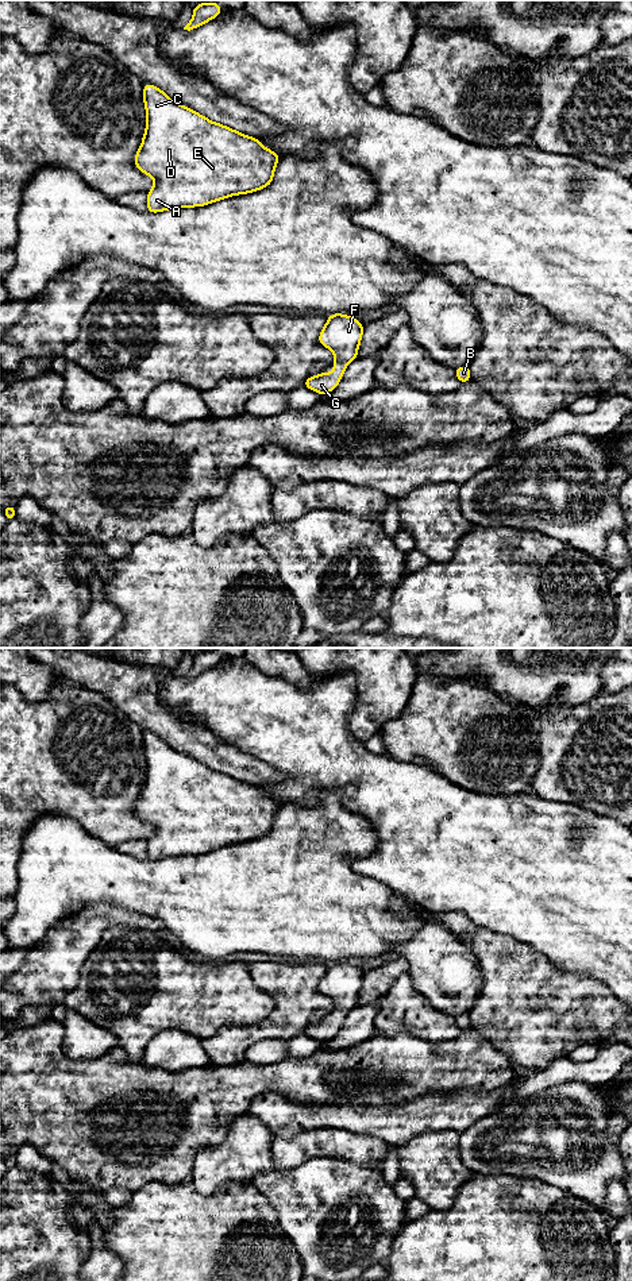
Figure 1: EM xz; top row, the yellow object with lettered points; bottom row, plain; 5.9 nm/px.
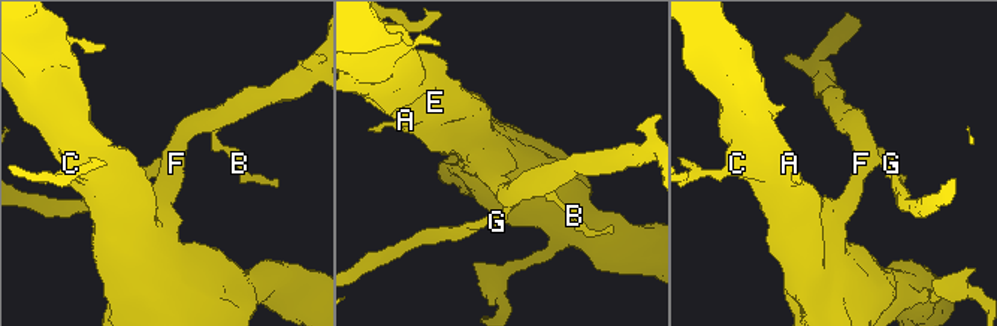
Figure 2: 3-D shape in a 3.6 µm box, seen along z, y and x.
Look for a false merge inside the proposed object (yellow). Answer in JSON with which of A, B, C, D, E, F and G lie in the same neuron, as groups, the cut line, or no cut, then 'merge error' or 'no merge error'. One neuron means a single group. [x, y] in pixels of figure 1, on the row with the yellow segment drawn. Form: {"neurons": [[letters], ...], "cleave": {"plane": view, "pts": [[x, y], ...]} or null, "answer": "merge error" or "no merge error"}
{"neurons": [["A", "B", "C", "D", "E", "F", "G"]], "cleave": null, "answer": "no merge error"}

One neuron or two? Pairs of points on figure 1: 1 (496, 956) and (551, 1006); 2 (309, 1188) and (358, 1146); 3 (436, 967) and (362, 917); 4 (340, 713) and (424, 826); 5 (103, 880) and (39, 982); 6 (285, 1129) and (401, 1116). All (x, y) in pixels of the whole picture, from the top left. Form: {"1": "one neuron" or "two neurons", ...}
{"1": "one neuron", "2": "two neurons", "3": "two neurons", "4": "one neuron", "5": "two neurons", "6": "one neuron"}

